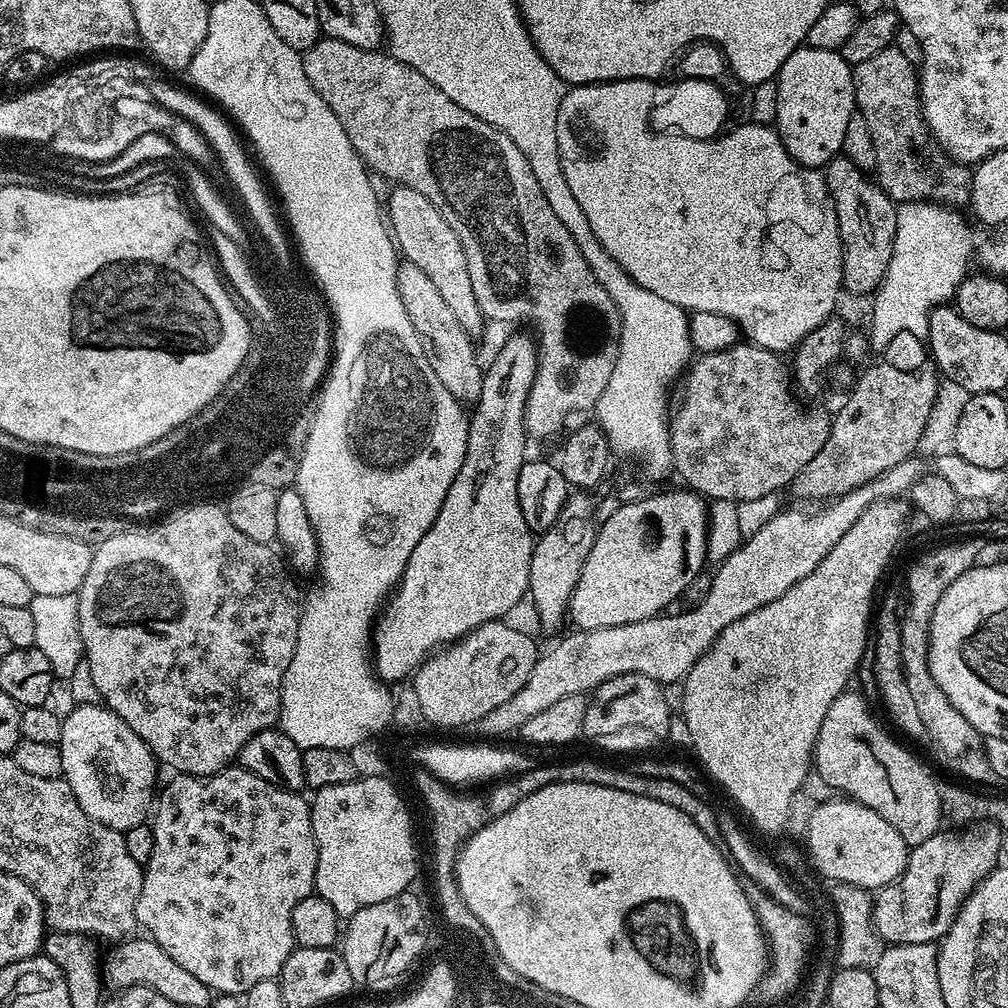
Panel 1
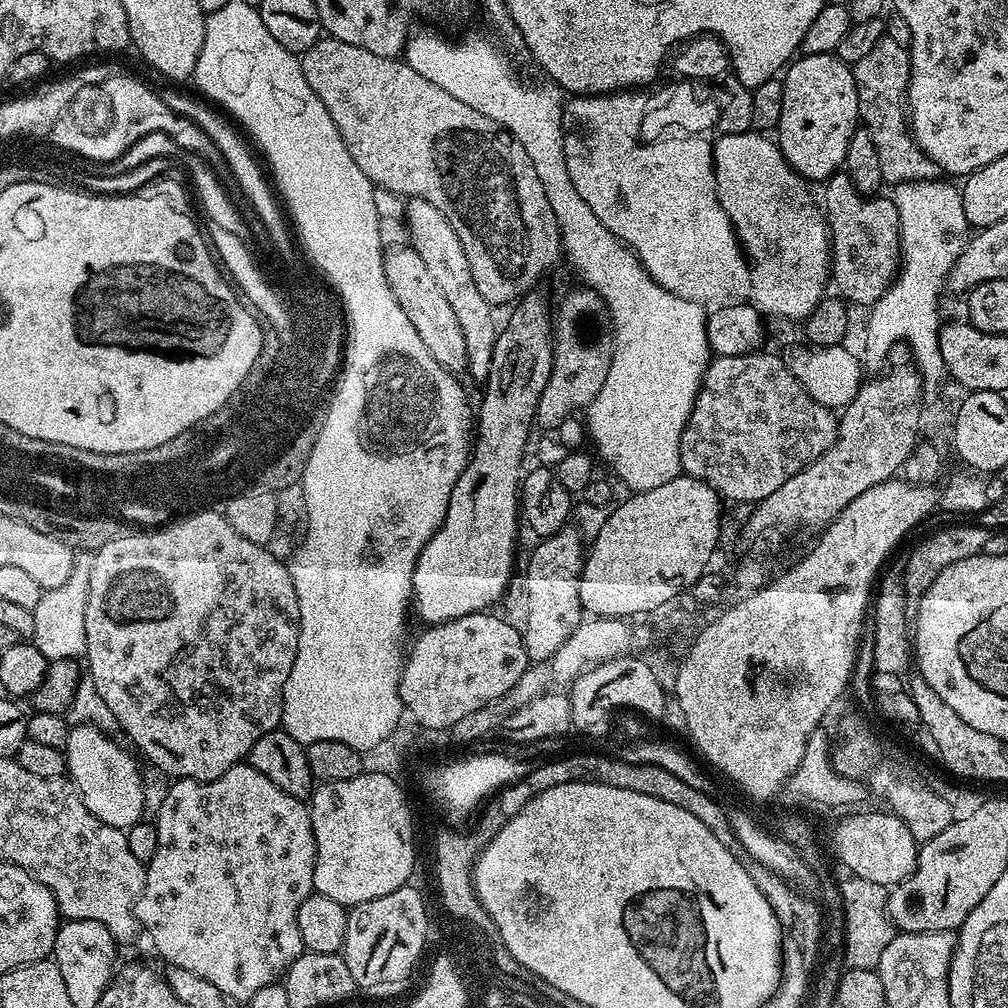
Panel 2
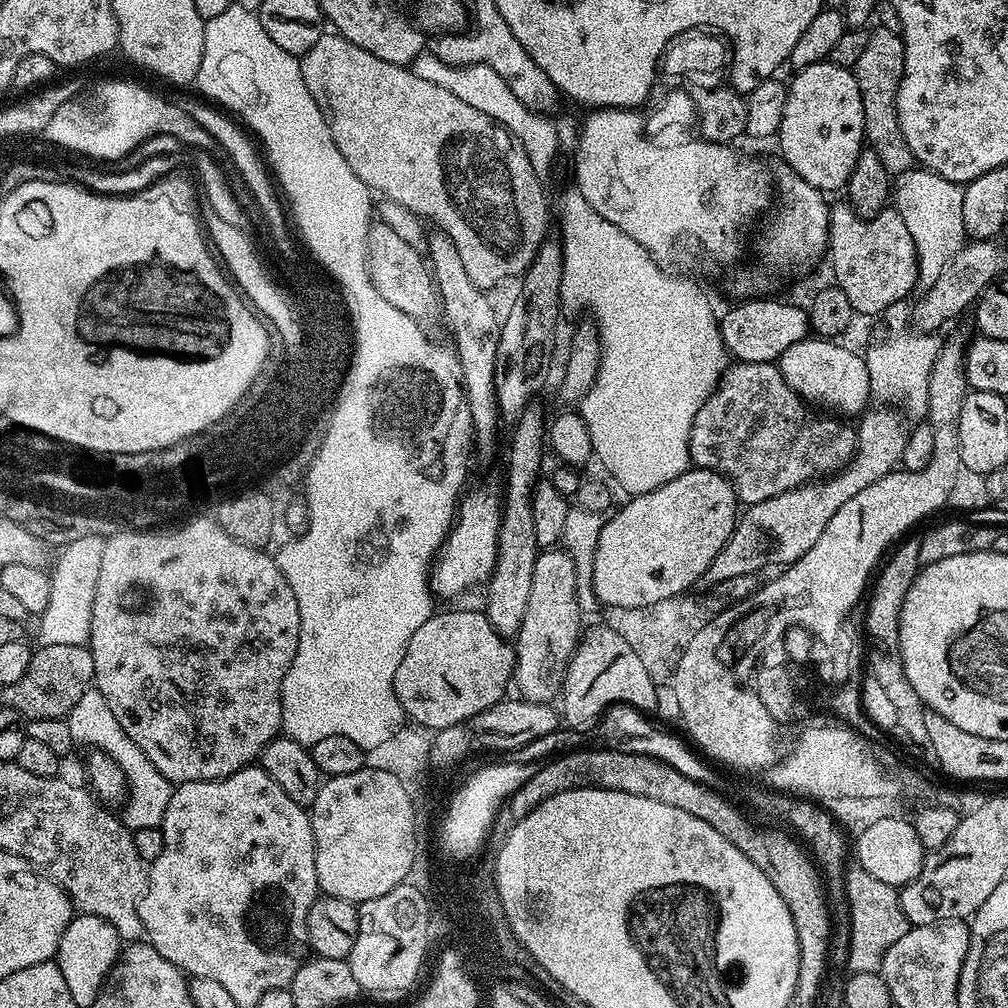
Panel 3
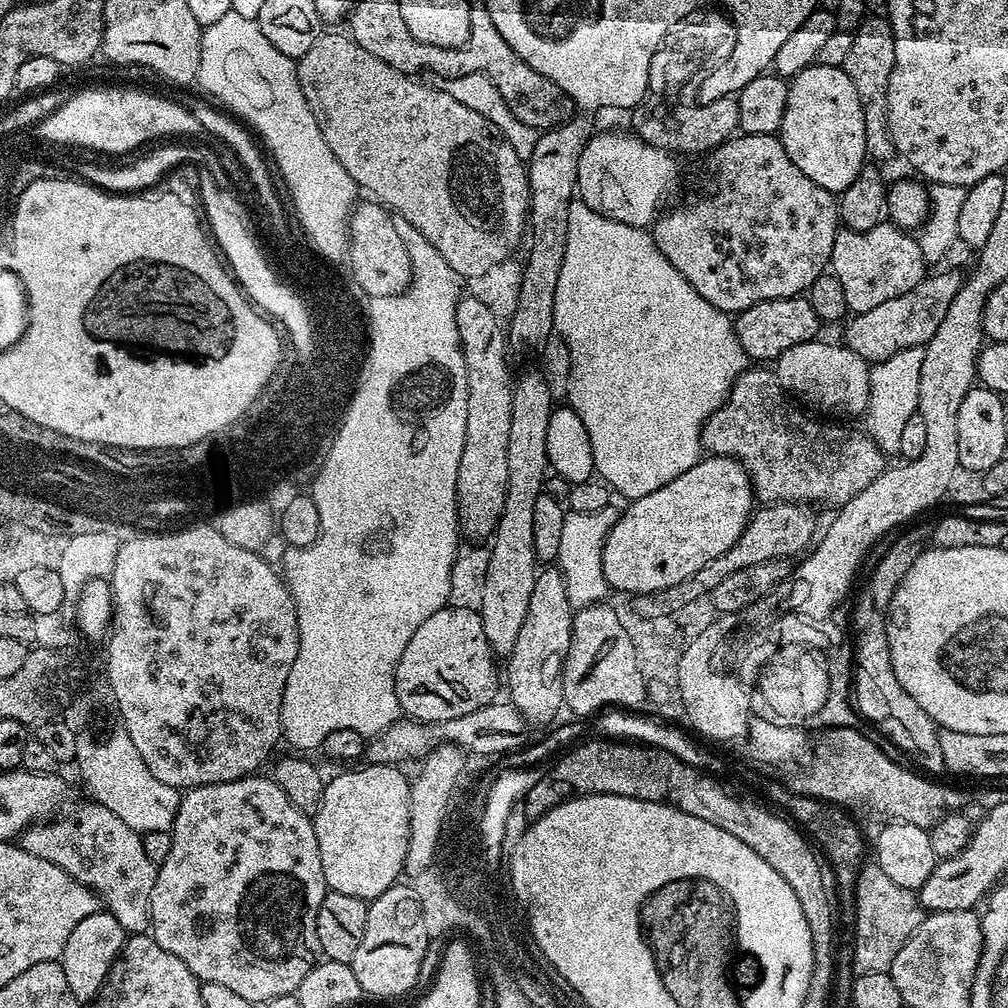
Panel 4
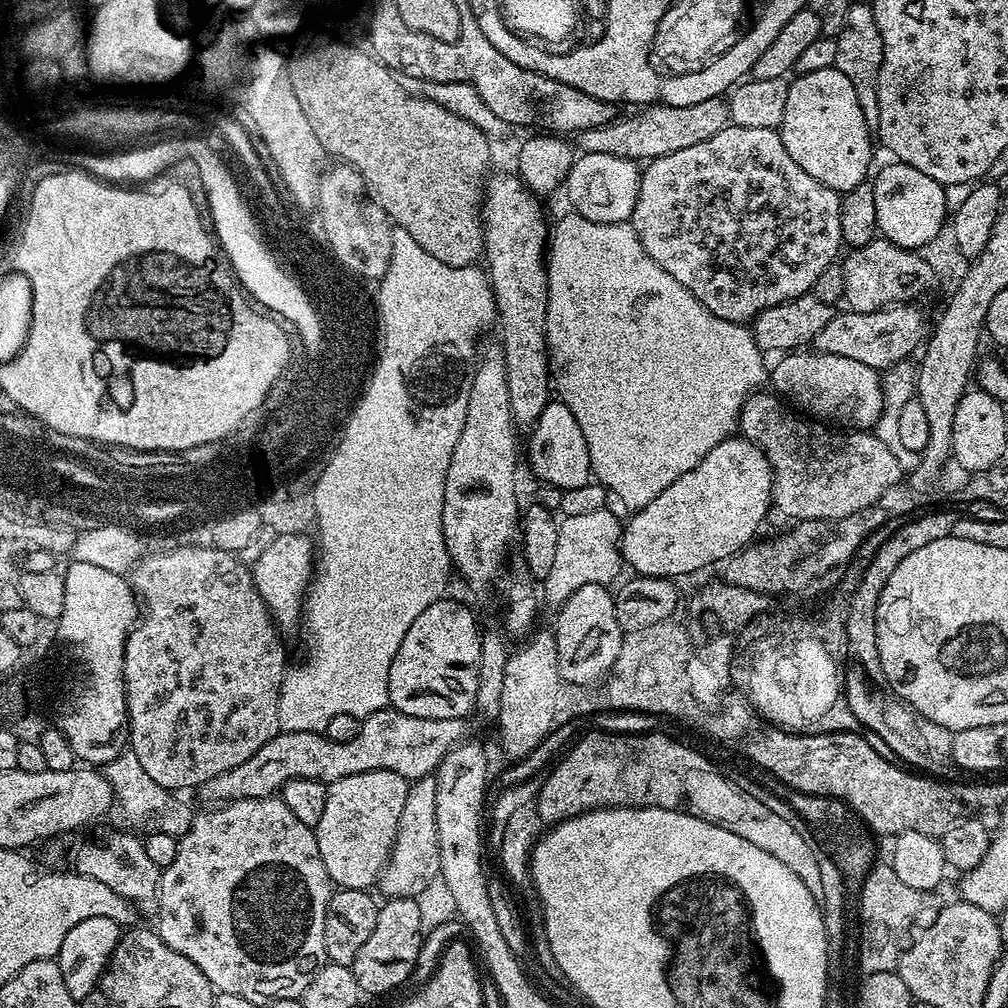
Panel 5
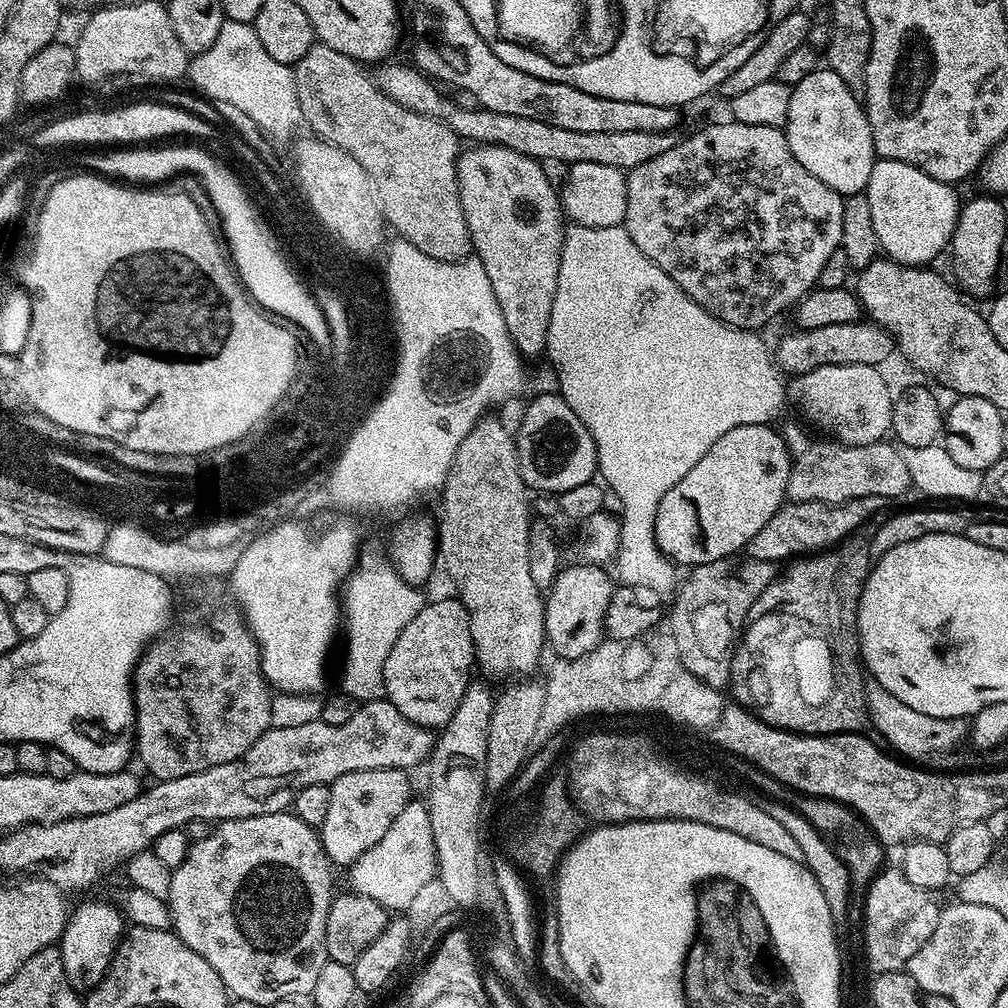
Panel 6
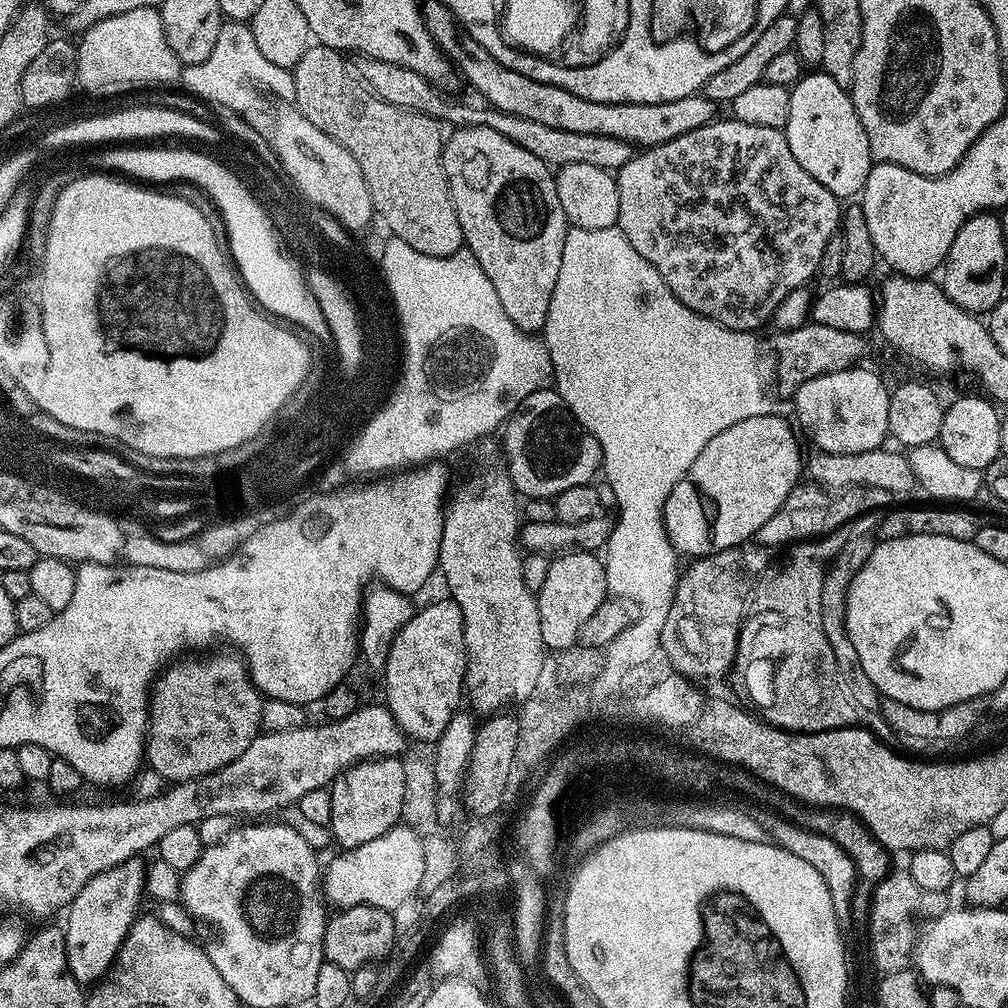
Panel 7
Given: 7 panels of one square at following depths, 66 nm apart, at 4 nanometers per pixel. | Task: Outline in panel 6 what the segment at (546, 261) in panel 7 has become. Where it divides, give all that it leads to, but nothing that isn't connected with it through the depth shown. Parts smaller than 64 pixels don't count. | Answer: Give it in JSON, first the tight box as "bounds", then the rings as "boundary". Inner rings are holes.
{"bounds":[456,144,566,358],"boundary":[[[497,144],[465,147],[456,158],[456,177],[466,226],[470,238],[476,236],[472,241],[472,252],[480,248],[474,254],[475,259],[484,256],[482,266],[486,270],[486,278],[490,278],[494,298],[502,310],[502,318],[506,318],[510,338],[525,358],[543,357],[548,346],[550,310],[554,306],[558,266],[566,231],[566,217],[562,211],[560,193],[557,185],[552,185],[551,178],[544,173],[544,168],[541,161]]]}

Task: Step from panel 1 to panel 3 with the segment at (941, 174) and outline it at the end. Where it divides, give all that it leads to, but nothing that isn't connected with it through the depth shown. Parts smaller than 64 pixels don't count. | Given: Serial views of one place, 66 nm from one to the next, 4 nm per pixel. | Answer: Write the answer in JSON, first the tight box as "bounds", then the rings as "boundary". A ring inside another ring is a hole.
{"bounds":[854,26,914,174],"boundary":[[[879,26],[873,28],[868,32],[866,50],[862,50],[862,58],[858,58],[854,69],[858,90],[862,94],[864,139],[867,147],[882,158],[882,166],[886,166],[888,173],[899,174],[914,164],[910,146],[906,146],[906,138],[902,138],[896,113],[896,95],[904,73],[904,37]]]}

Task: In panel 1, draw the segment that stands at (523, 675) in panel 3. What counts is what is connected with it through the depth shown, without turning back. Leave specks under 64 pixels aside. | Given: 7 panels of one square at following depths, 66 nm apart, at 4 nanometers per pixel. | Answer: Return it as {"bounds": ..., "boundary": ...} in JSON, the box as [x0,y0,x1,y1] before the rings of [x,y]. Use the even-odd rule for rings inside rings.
{"bounds":[528,495,598,633],"boundary":[[[569,495],[560,520],[554,522],[550,530],[539,533],[532,546],[528,596],[536,607],[536,616],[540,619],[541,626],[548,632],[559,633],[559,628],[566,624],[568,603],[574,594],[574,586],[578,586],[582,566],[586,566],[586,558],[590,558],[590,550],[594,546],[598,524],[593,519],[594,500],[588,496],[591,495]]]}

